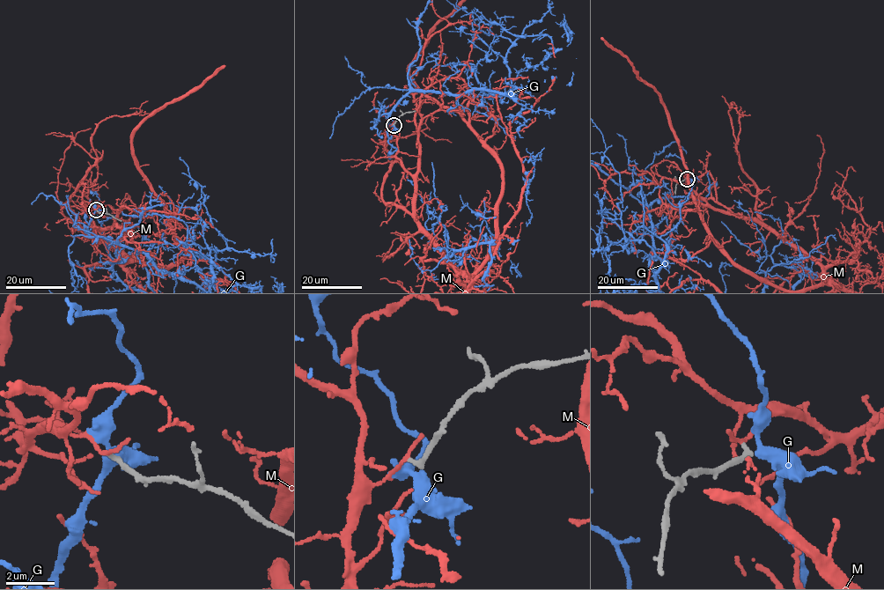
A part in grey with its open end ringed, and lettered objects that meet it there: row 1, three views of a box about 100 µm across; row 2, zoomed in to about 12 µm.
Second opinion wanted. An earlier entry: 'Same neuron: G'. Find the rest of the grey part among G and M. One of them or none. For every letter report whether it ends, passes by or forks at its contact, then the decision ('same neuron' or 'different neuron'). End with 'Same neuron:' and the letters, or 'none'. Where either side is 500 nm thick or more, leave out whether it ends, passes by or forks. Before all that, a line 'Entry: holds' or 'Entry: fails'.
Entry: holds
G: it passes by; same neuron
M: it passes by; different neuron
Same neuron: G

